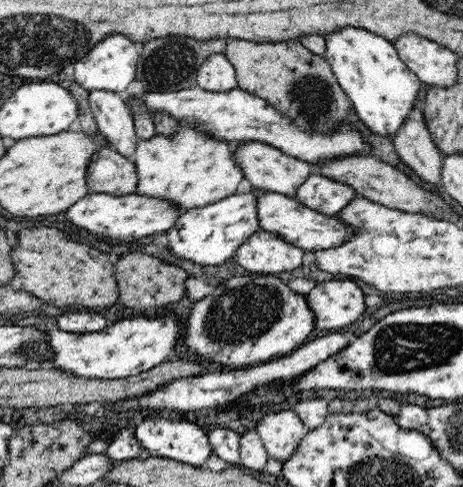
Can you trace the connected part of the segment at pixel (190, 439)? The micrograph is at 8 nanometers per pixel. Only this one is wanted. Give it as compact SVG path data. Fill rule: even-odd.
M145 415L143 421L135 429L136 441L140 449L144 449L150 457L169 458L193 467L204 467L207 458L213 454L207 433L194 424L190 415L175 422L156 420L155 415Z

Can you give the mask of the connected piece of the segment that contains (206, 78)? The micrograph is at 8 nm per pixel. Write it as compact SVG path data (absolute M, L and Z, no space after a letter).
M224 54L210 56L197 70L197 86L212 92L228 92L237 87L237 78L232 64Z

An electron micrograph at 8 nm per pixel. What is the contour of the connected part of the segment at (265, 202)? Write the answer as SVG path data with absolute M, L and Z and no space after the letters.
M268 191L258 192L256 196L256 215L258 228L278 235L280 239L300 247L305 251L326 250L342 244L352 236L352 229L346 227L338 217L320 214L298 202L294 197Z

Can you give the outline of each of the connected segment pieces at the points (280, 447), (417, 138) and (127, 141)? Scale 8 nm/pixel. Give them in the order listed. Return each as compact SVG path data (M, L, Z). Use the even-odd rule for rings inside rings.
M281 410L270 413L260 420L255 429L264 443L267 455L274 460L286 462L295 452L297 446L302 442L303 436L308 434L308 428L301 422L300 417L290 410Z
M421 106L410 112L404 128L394 135L398 157L430 188L442 186L442 159L423 118Z
M94 91L89 93L89 103L101 136L112 149L133 160L140 138L124 100L114 92Z

